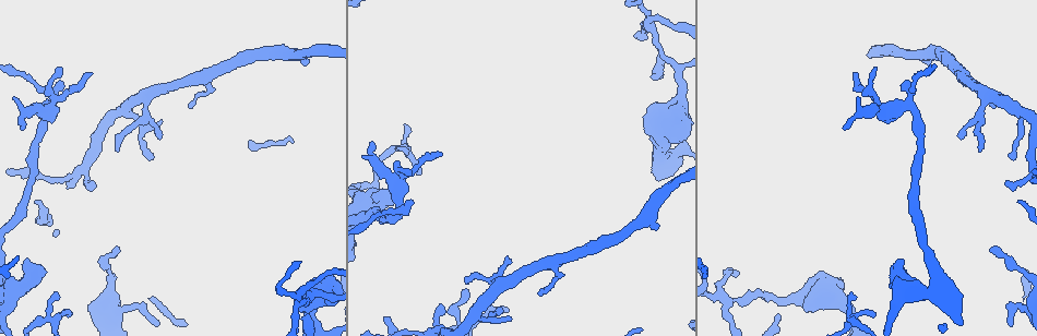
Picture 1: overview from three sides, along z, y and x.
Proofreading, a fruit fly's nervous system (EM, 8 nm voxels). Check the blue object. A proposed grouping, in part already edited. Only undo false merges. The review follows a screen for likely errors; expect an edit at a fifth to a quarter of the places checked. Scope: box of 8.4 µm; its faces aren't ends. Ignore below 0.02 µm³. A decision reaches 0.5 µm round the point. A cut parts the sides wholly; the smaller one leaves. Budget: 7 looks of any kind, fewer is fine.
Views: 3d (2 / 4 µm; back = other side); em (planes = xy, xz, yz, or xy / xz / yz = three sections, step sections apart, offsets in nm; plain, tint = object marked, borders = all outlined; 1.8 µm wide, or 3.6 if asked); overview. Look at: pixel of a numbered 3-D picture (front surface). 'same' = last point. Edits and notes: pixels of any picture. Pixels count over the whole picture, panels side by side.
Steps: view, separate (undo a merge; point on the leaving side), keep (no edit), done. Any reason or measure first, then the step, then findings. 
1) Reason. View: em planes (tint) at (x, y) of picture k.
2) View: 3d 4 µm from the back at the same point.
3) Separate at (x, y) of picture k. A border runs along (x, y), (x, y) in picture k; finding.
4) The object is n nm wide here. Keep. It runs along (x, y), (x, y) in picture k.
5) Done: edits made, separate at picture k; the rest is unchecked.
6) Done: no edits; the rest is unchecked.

Narrows sharply. View: em xy step 8 (tint) at (300, 302) of picture 1.

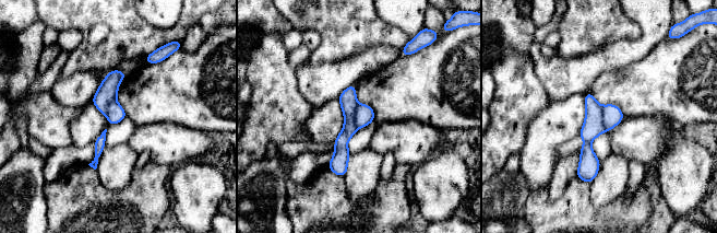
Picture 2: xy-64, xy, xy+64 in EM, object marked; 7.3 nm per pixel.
Another direction. View: em planes (tint) at the same point.

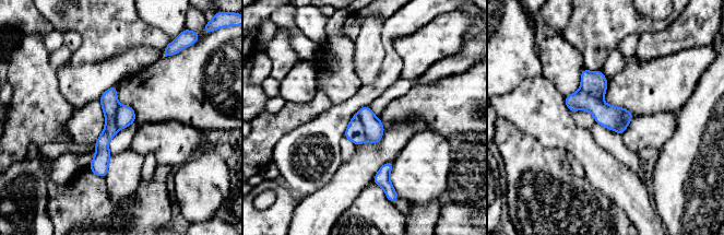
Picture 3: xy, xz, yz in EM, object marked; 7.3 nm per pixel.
Separate at (354, 132) of picture 3. A border runs along (356, 114), (363, 125), (366, 139) in picture 3; two neurons meet here.

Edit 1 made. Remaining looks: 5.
See it whole again. View: overview.

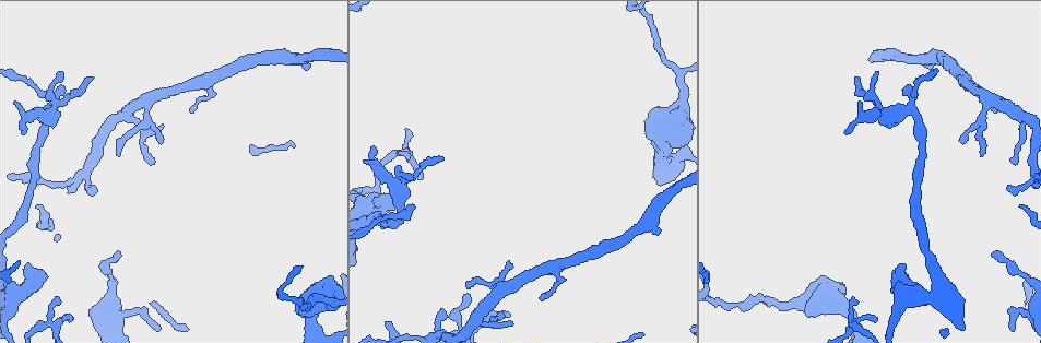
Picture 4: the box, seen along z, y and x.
Sharp bend. View: 3d 2 µm at (395, 155) of picture 4.

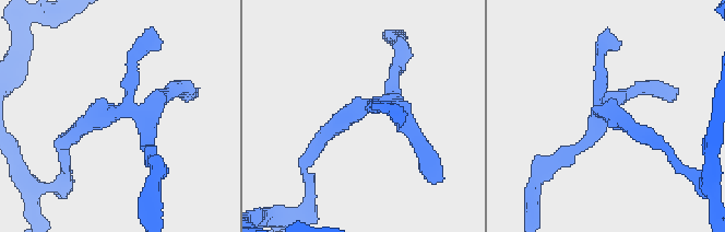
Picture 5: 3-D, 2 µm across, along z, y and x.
Now the EM. View: em planes (tint) at (603, 110) of picture 5.

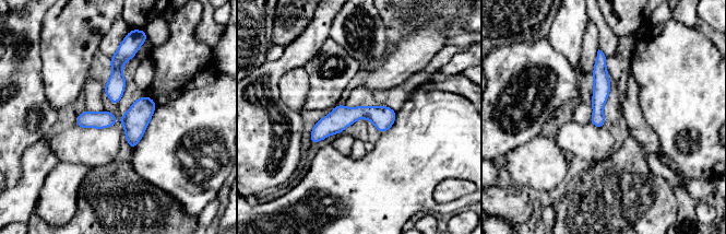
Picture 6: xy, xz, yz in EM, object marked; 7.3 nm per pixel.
Keep. It runs along (393, 114), (344, 116), (313, 140) in picture 6; continuous, no second neuron.

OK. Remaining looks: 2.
View: 3d 2 µm at (114, 278) of picture 4.

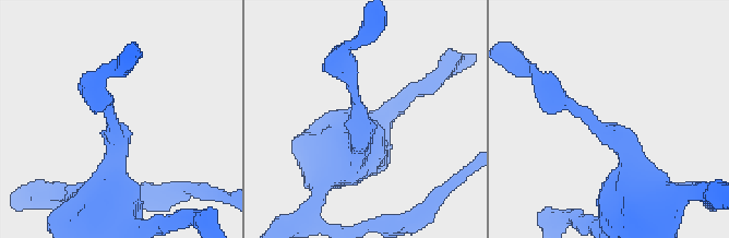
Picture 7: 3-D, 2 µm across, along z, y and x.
View: em planes (tint) at (360, 105) of picture 7.

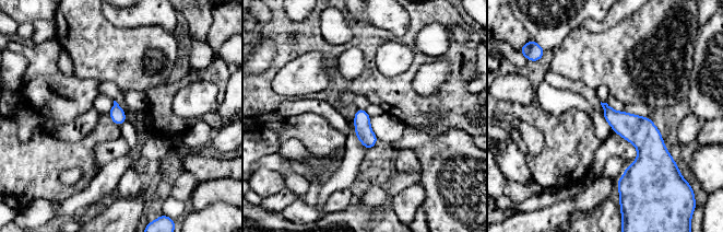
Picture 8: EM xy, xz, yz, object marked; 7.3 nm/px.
Keep. It runs along (605, 106), (642, 143), (621, 181) in picture 8; one neuron here.

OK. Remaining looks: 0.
Done: edits made, separate at picture 3; the rest is unchecked.

